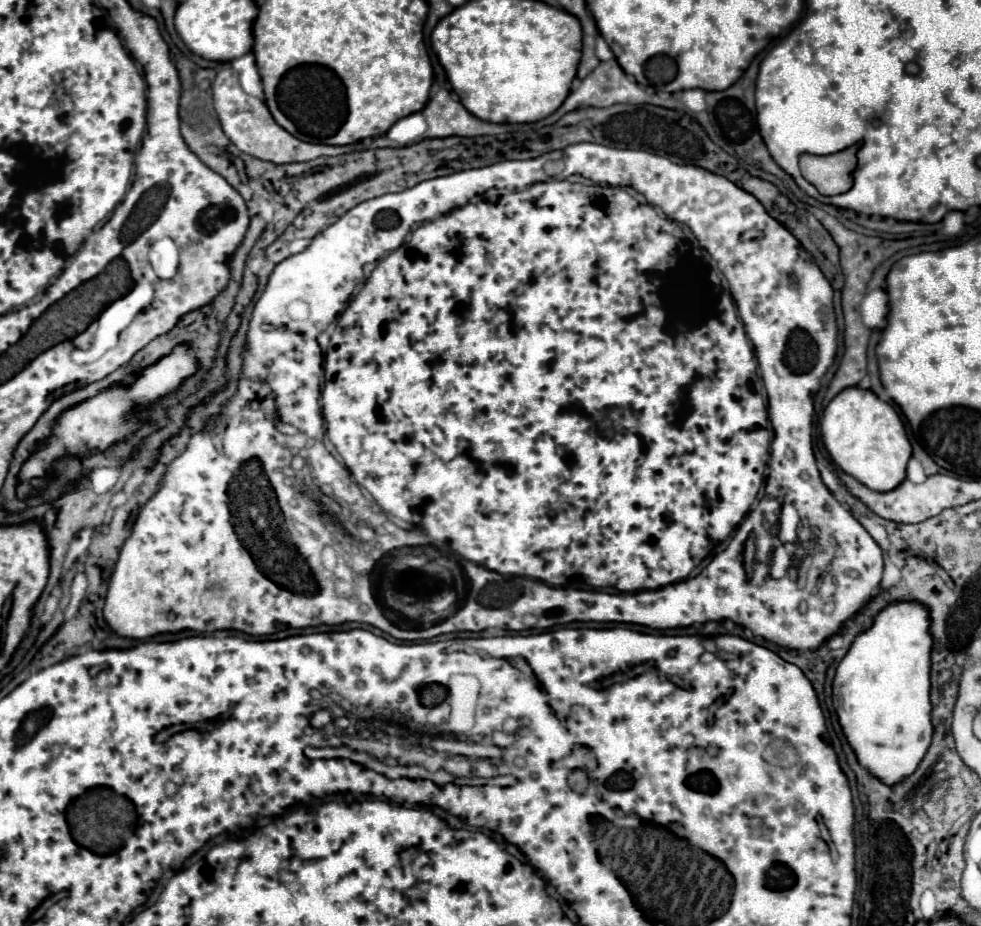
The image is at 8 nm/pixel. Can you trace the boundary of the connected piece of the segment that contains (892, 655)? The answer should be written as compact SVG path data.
M918 602L888 604L872 628L858 634L840 662L834 678L832 702L842 732L856 754L858 764L886 786L904 782L932 740L930 722L930 652L928 610Z

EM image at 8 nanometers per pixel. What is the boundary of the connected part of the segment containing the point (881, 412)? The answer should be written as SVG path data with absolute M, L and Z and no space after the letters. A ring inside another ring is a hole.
M858 386L844 388L824 410L822 440L832 460L858 482L874 488L876 492L888 492L906 478L906 464L912 456L904 424L898 412L872 390Z

